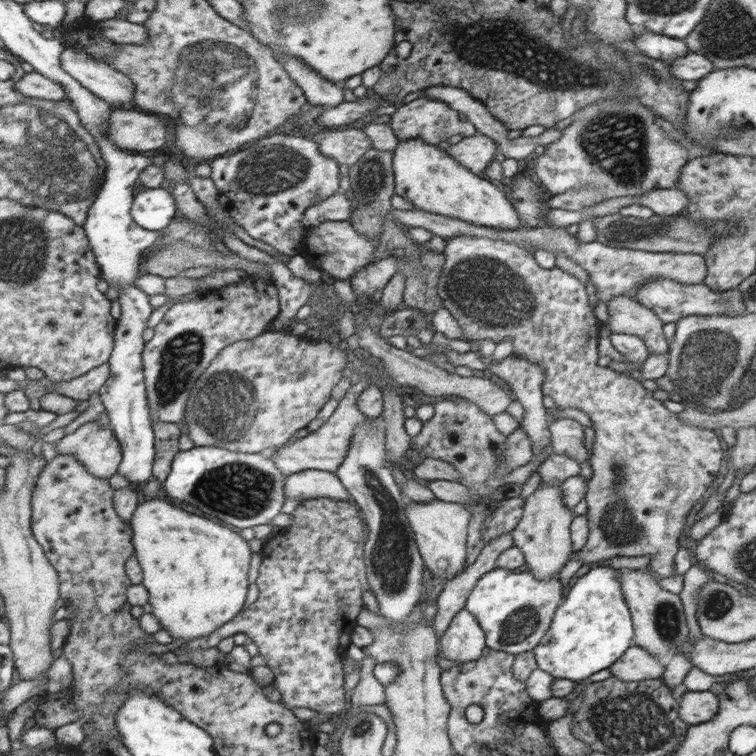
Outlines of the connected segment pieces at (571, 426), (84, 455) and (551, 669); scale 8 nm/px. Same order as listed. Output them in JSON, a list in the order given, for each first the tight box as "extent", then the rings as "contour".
[{"extent":[548,418,587,469],"contour":[[[558,418],[548,426],[552,453],[577,459],[583,469],[587,469],[587,452],[583,446],[583,430],[571,418]]]},{"extent":[56,421,124,479],"contour":[[[89,421],[64,436],[58,441],[56,451],[75,455],[90,473],[106,479],[119,472],[124,459],[124,449],[114,430],[102,428],[97,421]]]},{"extent":[533,568,634,681],"contour":[[[593,568],[579,576],[571,588],[567,588],[565,601],[557,607],[552,626],[544,638],[533,649],[536,668],[551,675],[554,679],[579,681],[595,672],[611,667],[634,643],[631,611],[617,582],[617,572],[613,568]]]}]

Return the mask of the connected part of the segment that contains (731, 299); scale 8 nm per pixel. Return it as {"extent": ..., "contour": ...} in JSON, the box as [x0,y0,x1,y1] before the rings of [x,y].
{"extent":[633,278,744,323],"contour":[[[652,278],[639,287],[633,296],[641,306],[654,312],[654,316],[663,323],[675,323],[677,320],[690,316],[715,316],[723,314],[744,314],[744,302],[738,287],[722,291],[710,289],[703,282],[699,284],[679,284],[668,278]]]}

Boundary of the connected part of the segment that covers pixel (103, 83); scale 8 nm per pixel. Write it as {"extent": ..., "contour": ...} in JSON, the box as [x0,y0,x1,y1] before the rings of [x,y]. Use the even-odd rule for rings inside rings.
{"extent":[61,49,135,108],"contour":[[[66,49],[61,56],[61,64],[65,72],[69,72],[77,82],[114,108],[134,102],[135,84],[109,63],[93,59],[76,49]]]}

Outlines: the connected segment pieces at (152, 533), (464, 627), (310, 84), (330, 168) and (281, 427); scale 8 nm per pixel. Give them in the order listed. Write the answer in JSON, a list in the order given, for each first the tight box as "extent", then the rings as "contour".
[{"extent":[130,500,251,640],"contour":[[[165,500],[143,501],[130,521],[135,554],[149,590],[151,614],[174,639],[191,640],[211,634],[243,608],[251,550],[225,526],[183,512]]]},{"extent":[438,609,484,662],"contour":[[[459,609],[438,639],[438,653],[449,662],[473,662],[483,655],[484,631],[468,610]]]},{"extent":[275,53,345,109],"contour":[[[276,53],[275,58],[285,73],[289,74],[289,78],[292,78],[293,83],[297,83],[297,87],[301,89],[304,98],[311,105],[323,106],[326,109],[333,106],[337,107],[345,102],[338,85],[317,76],[301,60],[291,58],[287,54],[276,56]]]},{"extent":[210,133,339,257],"contour":[[[273,133],[256,140],[249,148],[211,160],[210,179],[217,191],[216,200],[232,220],[255,240],[272,246],[277,252],[292,257],[300,254],[301,241],[289,238],[286,232],[300,228],[303,211],[311,204],[339,191],[338,165],[328,156],[321,156],[316,144],[306,137]]]},{"extent":[184,330,345,453],"contour":[[[285,330],[265,331],[264,334],[256,336],[256,338],[233,342],[228,347],[225,347],[223,351],[219,352],[216,358],[208,365],[208,368],[206,368],[203,374],[196,380],[196,384],[192,387],[191,395],[186,403],[184,415],[184,425],[188,428],[187,436],[192,440],[195,447],[221,447],[228,451],[240,453],[267,453],[273,448],[281,447],[283,442],[285,442],[293,432],[305,428],[305,426],[315,418],[315,414],[319,412],[319,408],[327,402],[331,388],[339,382],[343,366],[345,366],[345,356],[343,356],[343,351],[331,345],[327,340],[303,342],[303,340],[297,338],[297,335],[287,336]]]}]

